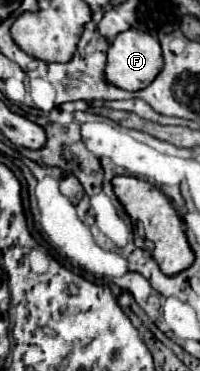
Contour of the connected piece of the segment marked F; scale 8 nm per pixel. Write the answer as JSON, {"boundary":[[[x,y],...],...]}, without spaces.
{"boundary":[[[138,29],[124,31],[110,43],[110,49],[107,51],[106,79],[124,91],[146,89],[162,71],[162,67],[164,67],[164,59],[162,59],[160,43],[156,37],[152,37],[146,31],[138,31]]]}

